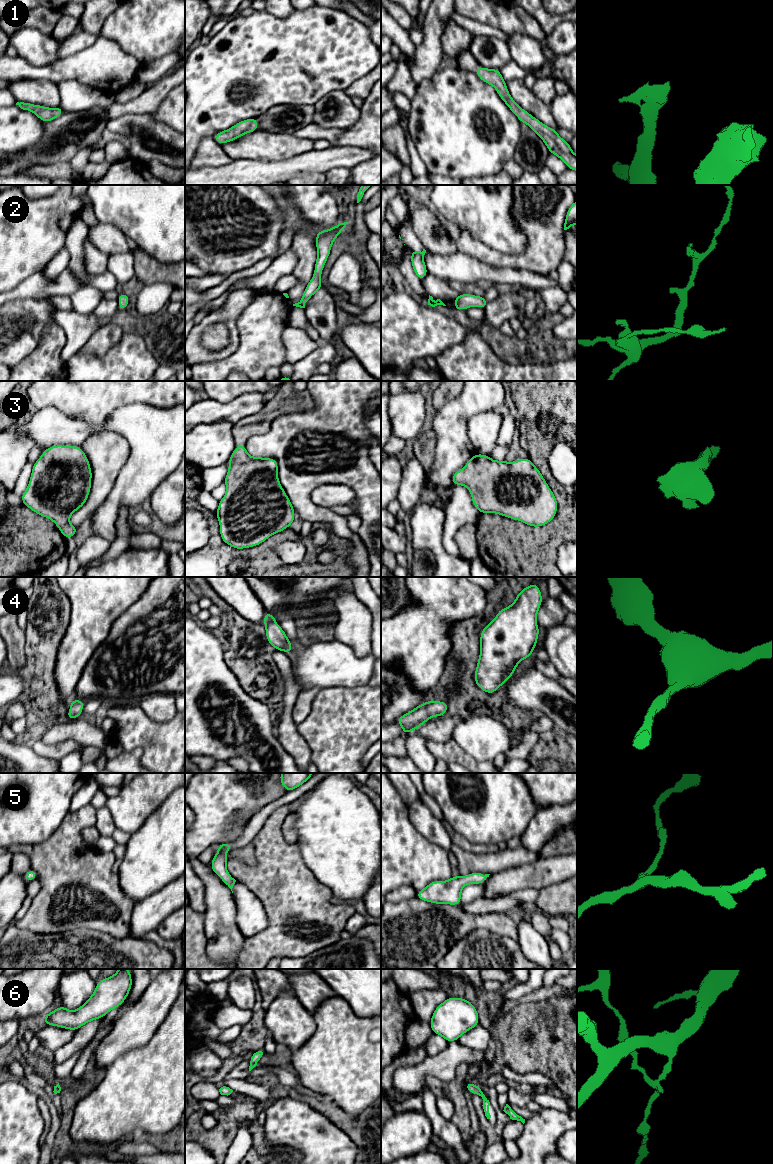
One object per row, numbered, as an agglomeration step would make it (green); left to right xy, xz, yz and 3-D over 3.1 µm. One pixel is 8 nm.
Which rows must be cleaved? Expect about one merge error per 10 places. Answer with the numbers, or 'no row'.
no row

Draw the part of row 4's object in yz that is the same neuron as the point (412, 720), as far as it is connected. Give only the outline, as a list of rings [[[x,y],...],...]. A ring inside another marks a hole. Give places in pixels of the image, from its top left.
[[[430,698],[427,703],[422,703],[415,709],[400,716],[396,722],[401,725],[403,735],[406,735],[411,731],[417,730],[431,717],[444,716],[447,709],[447,702],[434,701]]]

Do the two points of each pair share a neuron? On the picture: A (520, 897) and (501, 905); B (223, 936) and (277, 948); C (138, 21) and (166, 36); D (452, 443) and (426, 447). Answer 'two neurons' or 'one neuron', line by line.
A: one neuron
B: two neurons
C: one neuron
D: two neurons

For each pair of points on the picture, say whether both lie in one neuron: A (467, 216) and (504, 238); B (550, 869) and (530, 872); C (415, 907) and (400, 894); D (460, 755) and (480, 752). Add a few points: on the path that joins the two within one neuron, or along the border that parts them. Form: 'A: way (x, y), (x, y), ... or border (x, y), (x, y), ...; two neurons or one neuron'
A: way (476, 216), (482, 216), (495, 229); one neuron
B: way (545, 872), (535, 872); one neuron
C: border (415, 896), (399, 902), (391, 902); two neurons
D: border (452, 737), (465, 752), (476, 760), (491, 760); two neurons

